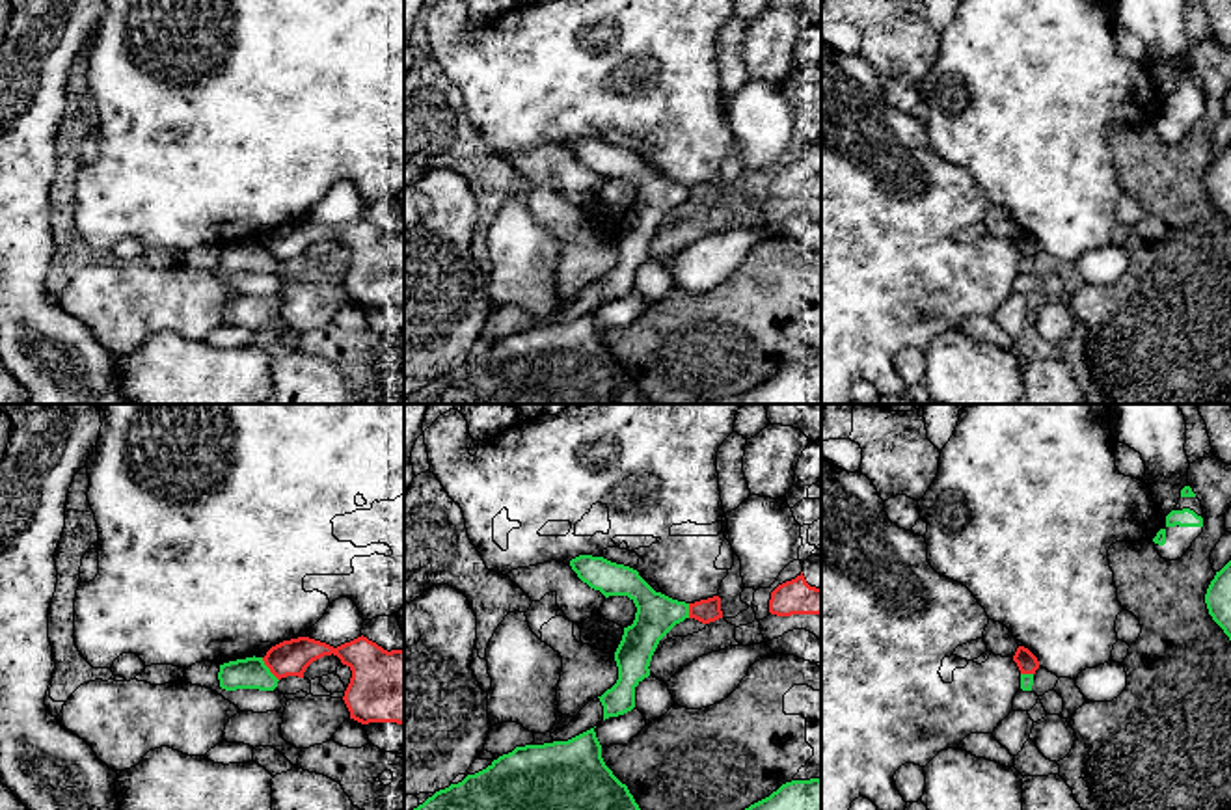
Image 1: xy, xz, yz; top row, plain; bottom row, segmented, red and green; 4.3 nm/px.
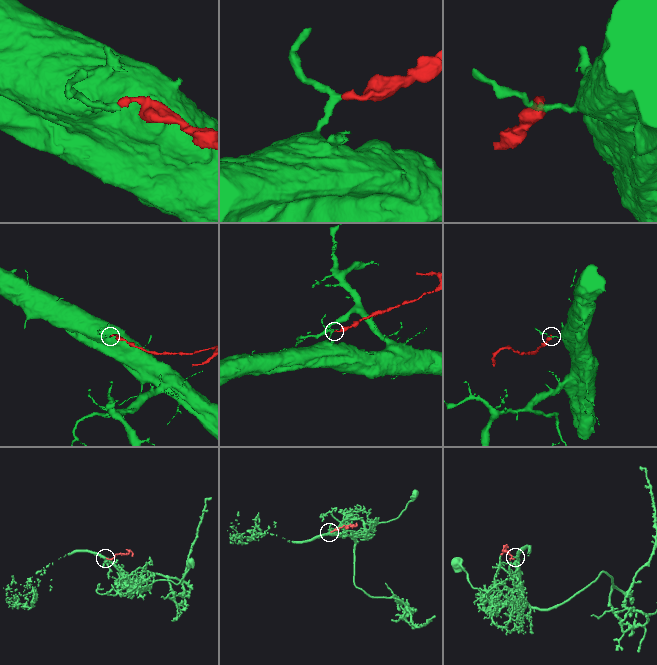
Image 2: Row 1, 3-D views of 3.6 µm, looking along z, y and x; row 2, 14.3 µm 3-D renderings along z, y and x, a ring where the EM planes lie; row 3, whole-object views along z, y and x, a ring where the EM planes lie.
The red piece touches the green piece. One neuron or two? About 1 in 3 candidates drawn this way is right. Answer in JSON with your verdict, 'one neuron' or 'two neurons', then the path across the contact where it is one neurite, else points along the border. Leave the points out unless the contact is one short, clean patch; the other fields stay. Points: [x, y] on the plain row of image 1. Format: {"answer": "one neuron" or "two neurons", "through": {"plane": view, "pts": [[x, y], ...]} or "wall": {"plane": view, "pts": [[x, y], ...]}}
{"answer": "two neurons", "wall": {"plane": "xy", "pts": [[261, 241], [278, 263]]}}

